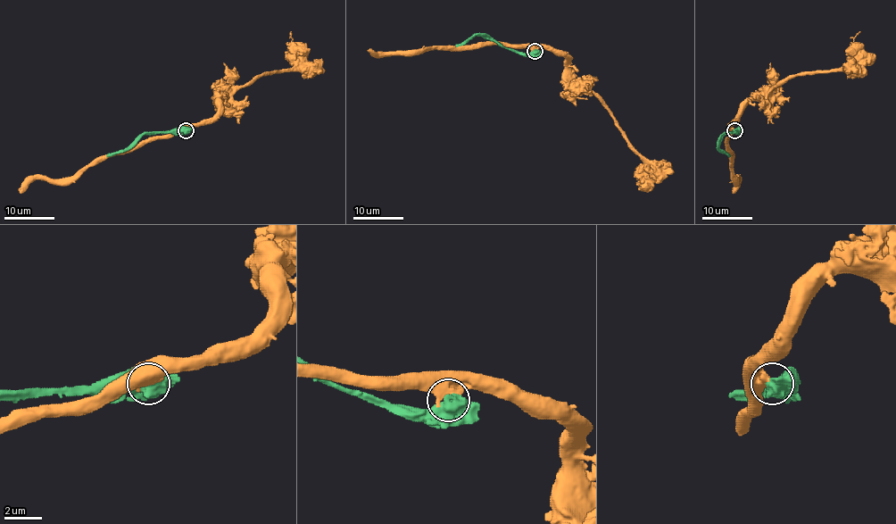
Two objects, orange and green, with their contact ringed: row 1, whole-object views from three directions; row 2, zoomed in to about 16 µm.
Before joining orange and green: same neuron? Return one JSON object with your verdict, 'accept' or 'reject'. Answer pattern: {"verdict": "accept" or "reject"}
{"verdict": "reject"}

